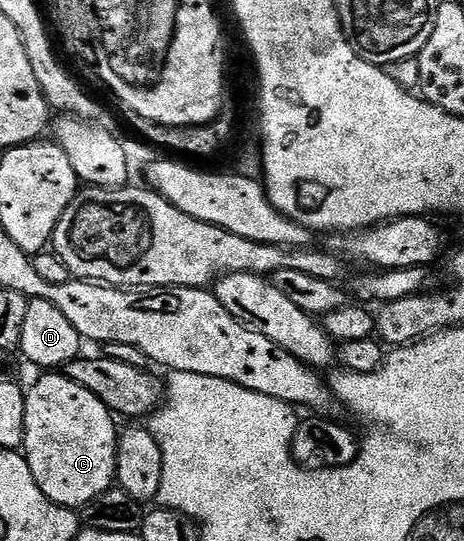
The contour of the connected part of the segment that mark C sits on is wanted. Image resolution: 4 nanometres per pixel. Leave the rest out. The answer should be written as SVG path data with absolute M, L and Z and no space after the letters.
M48 371L33 383L27 386L24 398L26 399L26 435L24 436L23 455L30 463L30 471L34 471L34 479L38 479L38 487L42 487L45 495L52 500L55 505L65 505L70 510L76 511L81 507L89 505L98 495L102 495L107 489L113 488L116 481L116 442L118 440L118 424L117 418L102 403L102 399L98 399L98 395L94 395L90 391L86 391L86 387L78 387L78 383L74 383L67 375L61 375L56 371Z

